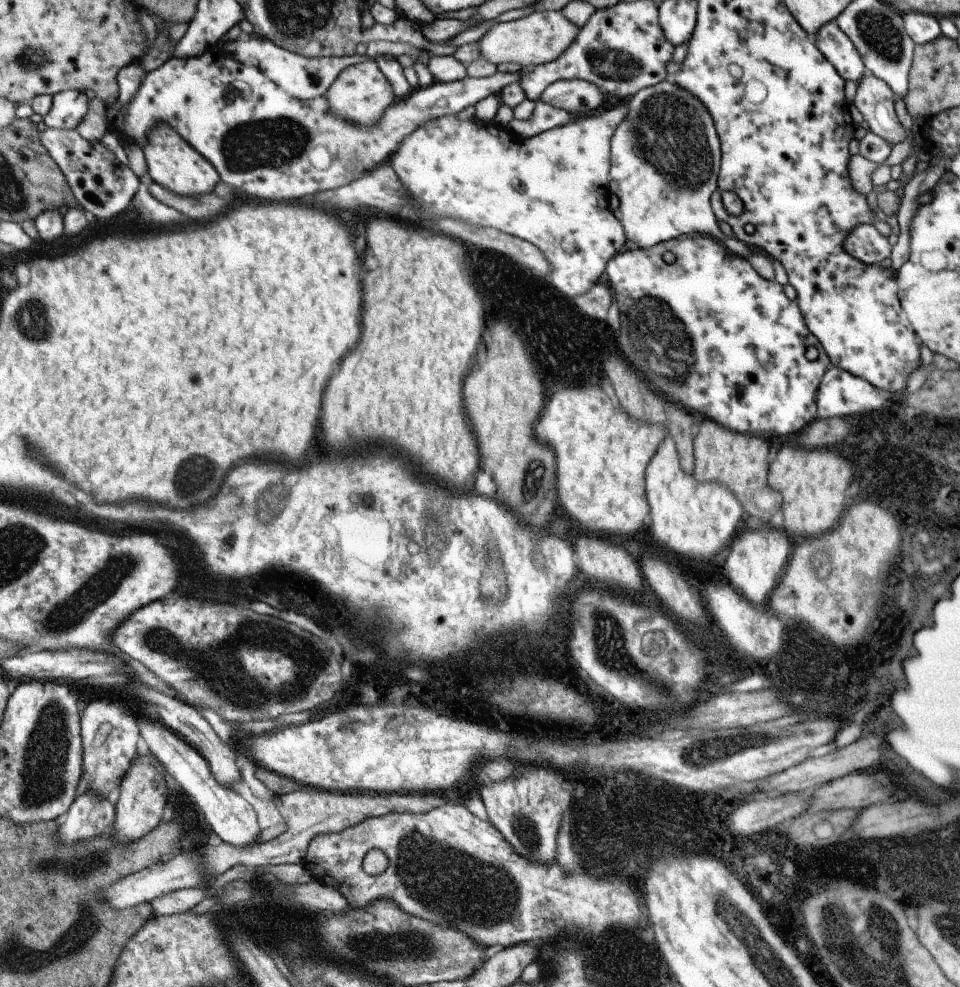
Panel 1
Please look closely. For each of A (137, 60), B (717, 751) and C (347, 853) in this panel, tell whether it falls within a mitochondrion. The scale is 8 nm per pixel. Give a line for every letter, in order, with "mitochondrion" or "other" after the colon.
A: other
B: mitochondrion
C: other

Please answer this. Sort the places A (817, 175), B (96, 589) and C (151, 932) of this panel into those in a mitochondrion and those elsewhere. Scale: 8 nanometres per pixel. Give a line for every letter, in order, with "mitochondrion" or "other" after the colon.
A: other
B: mitochondrion
C: other

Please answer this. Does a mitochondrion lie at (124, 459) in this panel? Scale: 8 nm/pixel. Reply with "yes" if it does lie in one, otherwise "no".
no

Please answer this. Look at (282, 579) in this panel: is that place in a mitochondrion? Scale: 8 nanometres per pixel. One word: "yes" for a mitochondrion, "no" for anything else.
no

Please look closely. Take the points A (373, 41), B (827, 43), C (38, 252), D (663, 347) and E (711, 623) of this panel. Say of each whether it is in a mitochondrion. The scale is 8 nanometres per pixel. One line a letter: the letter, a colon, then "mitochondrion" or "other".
A: other
B: other
C: other
D: mitochondrion
E: other

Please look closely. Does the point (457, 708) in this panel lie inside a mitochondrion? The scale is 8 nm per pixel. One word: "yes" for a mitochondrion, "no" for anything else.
no

